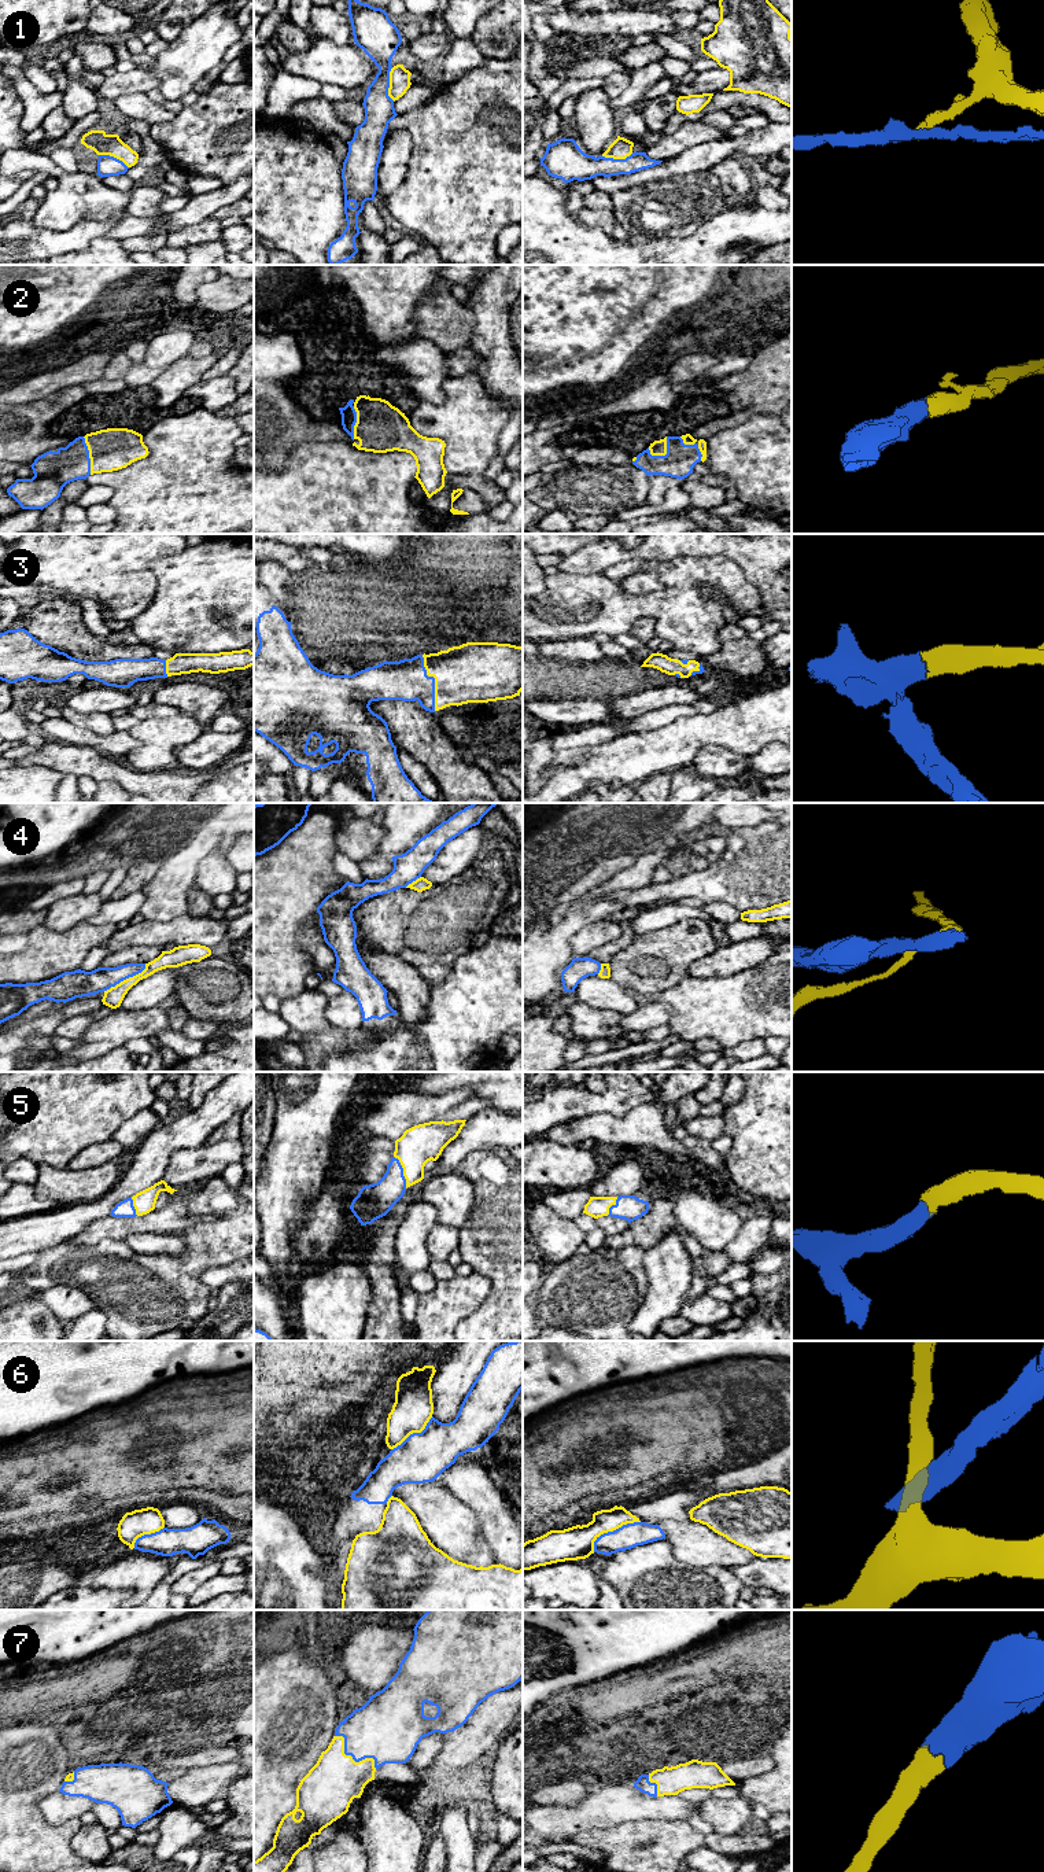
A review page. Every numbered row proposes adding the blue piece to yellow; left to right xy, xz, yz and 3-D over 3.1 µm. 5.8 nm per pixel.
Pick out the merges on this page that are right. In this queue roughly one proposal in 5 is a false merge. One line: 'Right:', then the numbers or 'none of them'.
Right: 2, 3, 5, 7

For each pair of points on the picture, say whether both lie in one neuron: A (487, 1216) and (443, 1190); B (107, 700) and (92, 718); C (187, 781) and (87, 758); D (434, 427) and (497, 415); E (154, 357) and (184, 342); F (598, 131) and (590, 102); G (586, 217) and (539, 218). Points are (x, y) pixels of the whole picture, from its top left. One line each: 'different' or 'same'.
A: different
B: different
C: same
D: same
E: same
F: same
G: different

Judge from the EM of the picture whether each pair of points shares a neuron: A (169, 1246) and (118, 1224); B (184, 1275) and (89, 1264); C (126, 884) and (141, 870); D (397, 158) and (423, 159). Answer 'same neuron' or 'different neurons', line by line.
A: different neurons
B: same neuron
C: same neuron
D: different neurons

